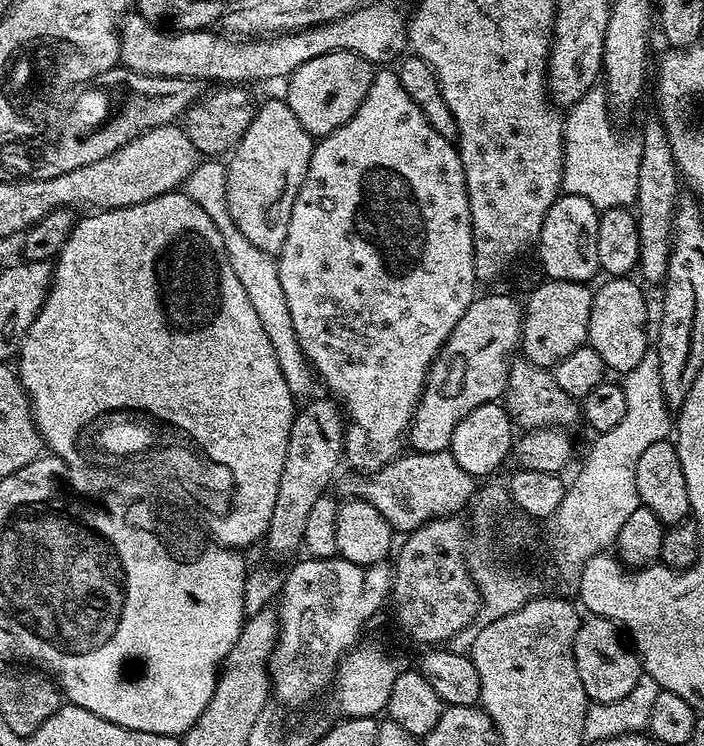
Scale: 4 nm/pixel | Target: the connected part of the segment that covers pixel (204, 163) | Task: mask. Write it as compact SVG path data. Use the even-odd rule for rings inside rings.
M216 158L201 159L187 178L188 197L198 202L198 206L206 210L210 222L218 226L218 234L222 234L222 242L226 242L226 254L230 258L230 266L234 266L234 274L238 274L238 282L242 282L242 287L246 289L246 295L250 297L250 302L253 303L254 310L262 321L262 330L266 330L266 338L270 338L270 346L274 346L274 358L278 358L278 366L282 370L282 378L286 378L286 386L290 386L292 395L297 398L311 397L314 373L308 359L300 350L298 334L294 334L294 318L290 318L290 306L286 306L282 278L278 278L277 257L266 250L258 250L258 246L254 246L254 242L250 242L250 238L246 238L242 230L238 230L234 218L230 216L230 206L226 200L227 173L227 163Z

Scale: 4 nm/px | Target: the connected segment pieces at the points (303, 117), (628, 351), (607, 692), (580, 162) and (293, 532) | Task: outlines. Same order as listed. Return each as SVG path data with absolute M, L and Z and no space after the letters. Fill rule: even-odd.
M331 52L322 54L322 58L310 58L287 81L290 110L294 110L298 122L311 136L328 136L358 110L362 98L366 98L366 90L370 90L373 71L373 65L353 52Z
M608 278L605 284L595 289L590 310L590 326L588 327L588 344L598 350L598 358L602 358L605 369L612 368L619 374L627 374L642 362L642 354L650 351L650 328L648 332L648 304L644 294L632 278Z
M589 615L581 623L574 638L574 662L578 666L578 678L582 678L582 686L592 704L618 702L618 698L626 698L642 674L640 657L626 643L621 629L601 616Z
M600 86L585 92L564 116L564 173L560 187L569 196L586 198L597 210L628 208L635 205L638 194L640 141L623 140L612 120L607 91Z
M312 398L307 401L308 404L299 409L296 413L296 417L294 418L294 426L290 426L290 446L286 446L286 466L282 466L282 482L278 482L278 498L274 502L274 514L270 514L270 526L268 527L266 533L266 545L268 544L268 548L273 552L276 556L288 556L291 552L300 552L303 545L303 534L306 529L306 522L309 520L310 510L314 507L314 502L317 502L321 496L325 495L326 488L324 488L324 484L328 484L332 480L332 475L336 472L336 467L339 464L342 464L344 460L344 429L346 427L346 417L337 401L332 398L327 398L328 400L316 400L317 398Z

